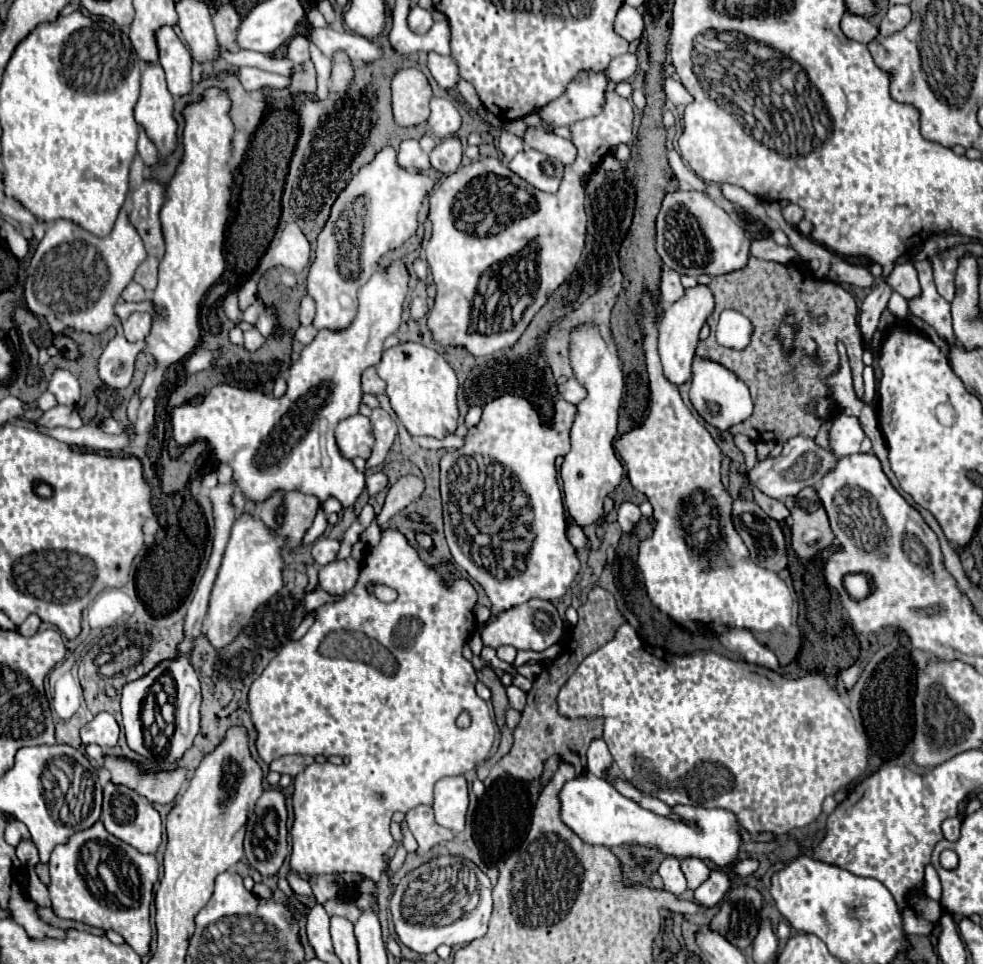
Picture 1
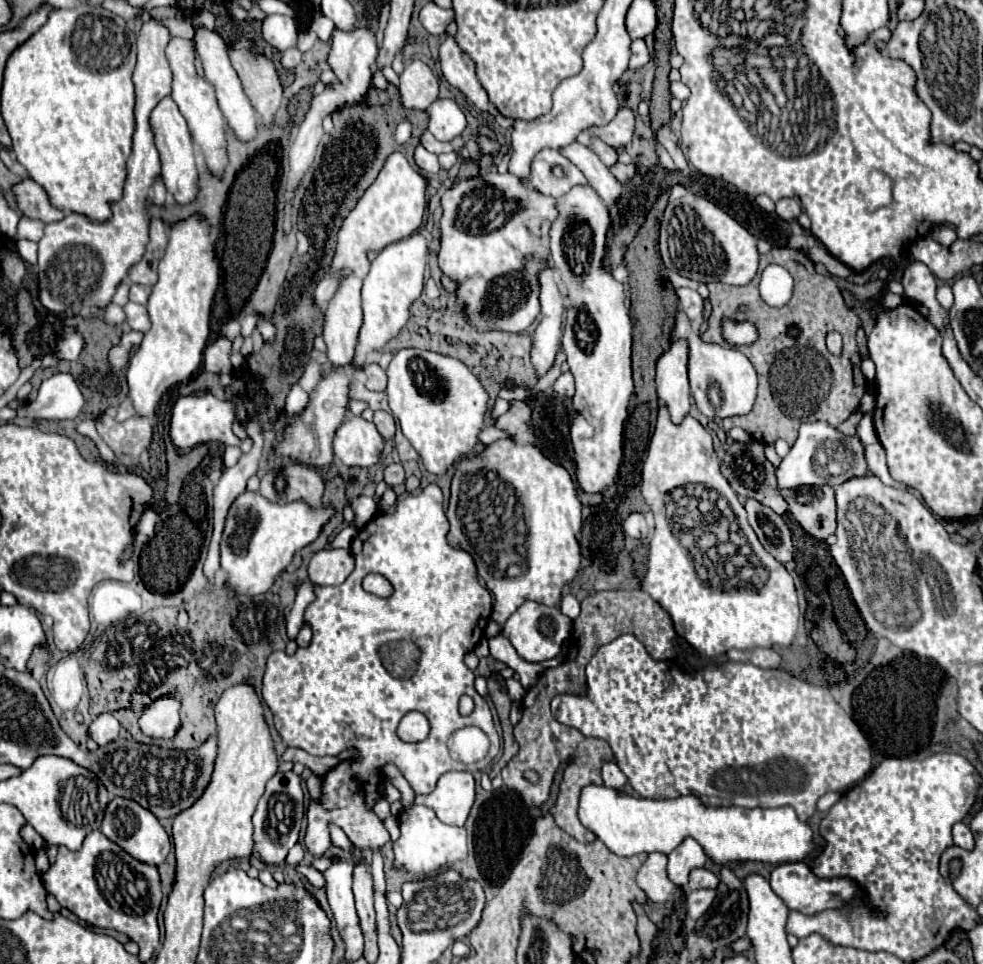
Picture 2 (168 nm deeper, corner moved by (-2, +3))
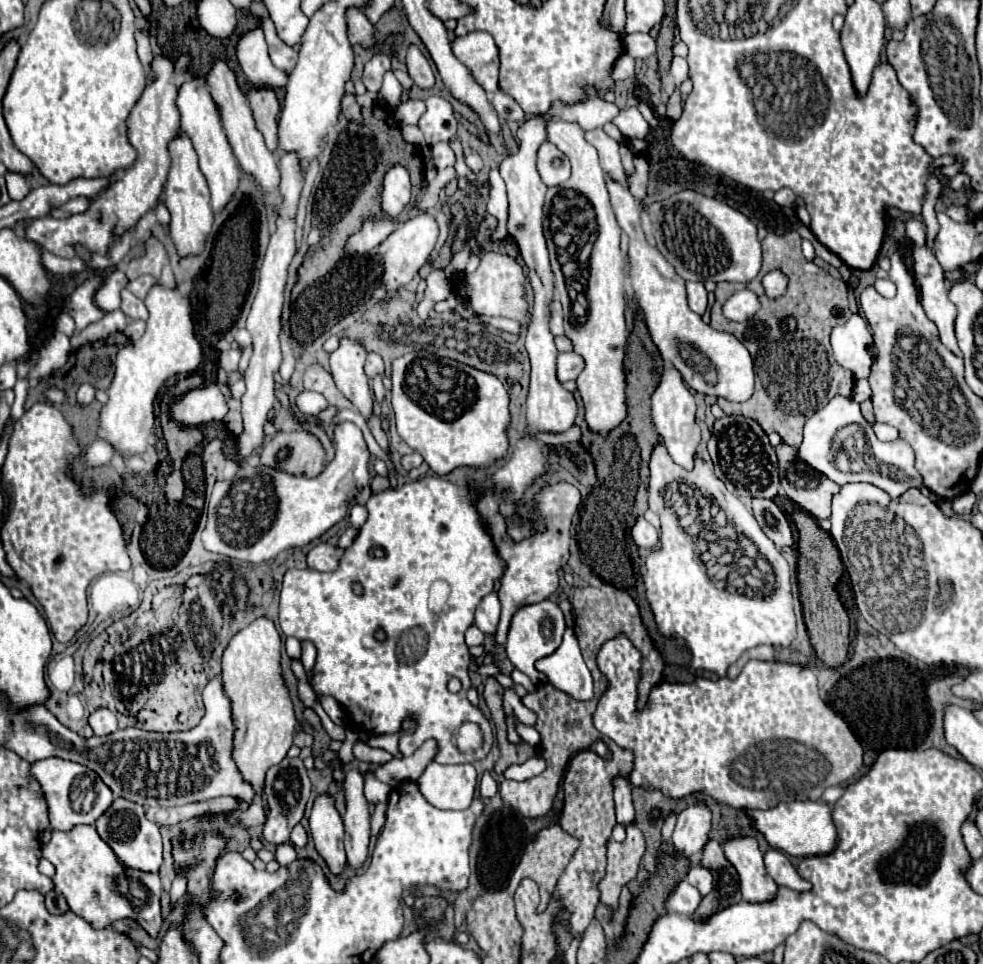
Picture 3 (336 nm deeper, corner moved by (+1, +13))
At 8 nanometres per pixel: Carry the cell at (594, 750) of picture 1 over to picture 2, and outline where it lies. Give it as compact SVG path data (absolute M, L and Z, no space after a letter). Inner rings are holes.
M605 763L601 773L603 773L603 781L605 781L607 787L611 787L615 791L623 791L623 787L627 783L627 777L623 775L623 771L615 763Z

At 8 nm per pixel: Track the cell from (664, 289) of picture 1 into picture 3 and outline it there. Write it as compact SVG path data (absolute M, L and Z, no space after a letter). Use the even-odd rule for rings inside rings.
M686 281L686 293L688 293L688 305L694 313L702 315L708 307L708 293L704 289L702 283L692 283L692 281Z

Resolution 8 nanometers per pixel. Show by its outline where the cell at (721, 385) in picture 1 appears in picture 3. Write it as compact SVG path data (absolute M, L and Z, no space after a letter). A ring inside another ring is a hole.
M606 175L606 189L618 219L618 225L628 235L630 277L634 295L644 313L650 337L660 349L664 361L672 363L684 377L684 383L702 395L714 395L728 401L746 401L754 391L754 363L748 349L730 333L722 333L706 325L696 313L688 309L684 279L678 277L674 267L646 241L640 227L642 209L638 199L616 179Z

